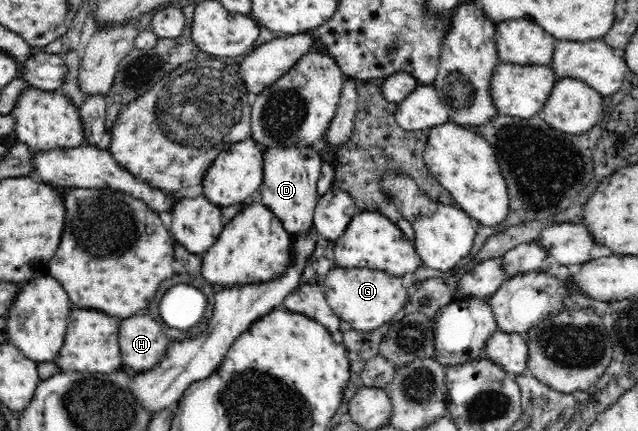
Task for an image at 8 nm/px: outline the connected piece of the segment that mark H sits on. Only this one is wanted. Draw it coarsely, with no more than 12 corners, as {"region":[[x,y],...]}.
{"region":[[149,315],[119,323],[118,348],[131,373],[153,369],[169,343]]}

